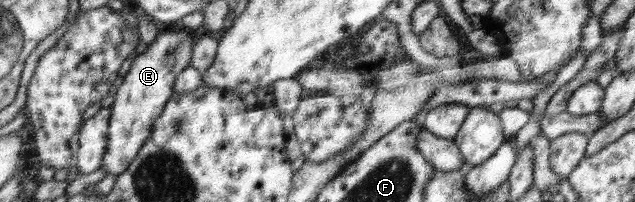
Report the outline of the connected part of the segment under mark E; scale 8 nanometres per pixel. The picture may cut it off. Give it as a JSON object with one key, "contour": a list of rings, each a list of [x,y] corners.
{"contour":[[[167,27],[161,28],[160,34],[153,44],[147,47],[147,51],[143,54],[137,55],[137,58],[131,59],[124,72],[125,78],[123,84],[116,91],[114,96],[115,101],[109,108],[112,111],[111,127],[108,133],[107,152],[104,153],[103,166],[106,175],[119,176],[123,173],[140,153],[140,149],[147,143],[149,136],[152,136],[152,129],[155,127],[156,121],[160,118],[161,113],[167,107],[167,103],[172,99],[175,92],[176,79],[185,68],[191,65],[191,49],[193,48],[193,39],[189,33],[185,31],[169,31],[168,28],[181,28],[181,27]]]}

